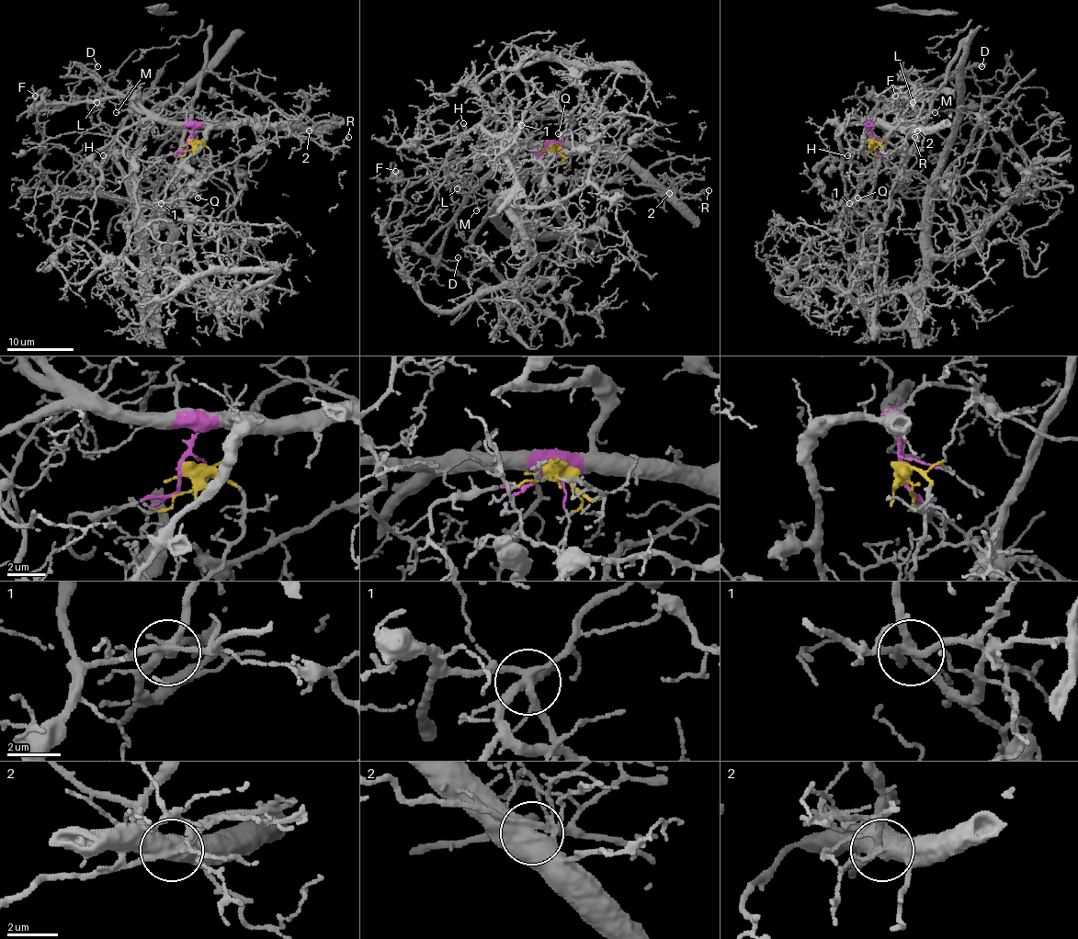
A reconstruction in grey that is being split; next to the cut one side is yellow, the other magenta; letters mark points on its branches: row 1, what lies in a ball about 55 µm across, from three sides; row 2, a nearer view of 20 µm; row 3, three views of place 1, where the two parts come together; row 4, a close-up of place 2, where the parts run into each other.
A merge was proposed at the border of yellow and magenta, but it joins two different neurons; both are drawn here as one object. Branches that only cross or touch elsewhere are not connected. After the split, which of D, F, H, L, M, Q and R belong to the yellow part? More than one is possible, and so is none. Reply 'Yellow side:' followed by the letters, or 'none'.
Yellow side: M, Q

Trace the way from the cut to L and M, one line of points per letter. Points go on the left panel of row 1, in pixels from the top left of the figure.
L: (187, 141), (190, 125), (167, 125), (137, 102), (101, 98), (87, 106), (91, 112), (99, 107), (96, 102)
M: (188, 141), (210, 152), (210, 165), (169, 200), (141, 207), (128, 145), (144, 118), (130, 110), (116, 112)

